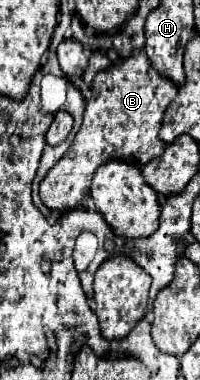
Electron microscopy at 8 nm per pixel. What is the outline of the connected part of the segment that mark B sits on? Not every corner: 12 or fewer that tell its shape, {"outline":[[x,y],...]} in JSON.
{"outline":[[135,50],[97,72],[41,202],[79,208],[95,170],[143,166],[177,86]]}

